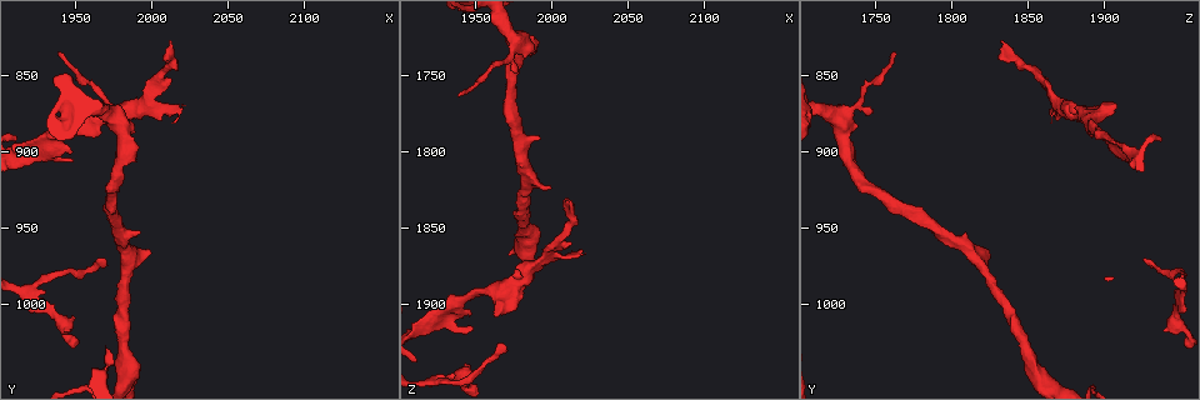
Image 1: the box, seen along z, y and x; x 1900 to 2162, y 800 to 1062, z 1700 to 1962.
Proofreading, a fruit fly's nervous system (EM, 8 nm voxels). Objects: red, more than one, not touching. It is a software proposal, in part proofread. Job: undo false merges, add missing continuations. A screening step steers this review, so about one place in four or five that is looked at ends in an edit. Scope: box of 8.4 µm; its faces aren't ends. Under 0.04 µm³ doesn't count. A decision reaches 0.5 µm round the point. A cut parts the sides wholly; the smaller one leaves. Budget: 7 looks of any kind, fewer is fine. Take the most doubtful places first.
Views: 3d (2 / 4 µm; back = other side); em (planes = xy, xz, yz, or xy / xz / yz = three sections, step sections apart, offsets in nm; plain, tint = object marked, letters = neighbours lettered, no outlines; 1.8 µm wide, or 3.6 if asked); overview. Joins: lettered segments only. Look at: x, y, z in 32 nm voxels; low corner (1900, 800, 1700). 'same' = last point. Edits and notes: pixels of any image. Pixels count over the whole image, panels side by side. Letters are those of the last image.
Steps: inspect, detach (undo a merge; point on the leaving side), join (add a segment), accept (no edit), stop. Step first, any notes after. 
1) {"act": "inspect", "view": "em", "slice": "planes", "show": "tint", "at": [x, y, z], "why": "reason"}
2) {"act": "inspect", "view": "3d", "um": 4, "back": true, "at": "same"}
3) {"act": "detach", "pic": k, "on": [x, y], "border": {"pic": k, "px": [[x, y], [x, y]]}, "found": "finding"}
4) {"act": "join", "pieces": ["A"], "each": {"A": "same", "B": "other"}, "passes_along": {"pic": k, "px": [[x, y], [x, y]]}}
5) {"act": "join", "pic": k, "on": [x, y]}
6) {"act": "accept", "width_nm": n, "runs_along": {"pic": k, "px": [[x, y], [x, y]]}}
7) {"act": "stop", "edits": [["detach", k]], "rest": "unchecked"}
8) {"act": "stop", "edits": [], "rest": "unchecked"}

{"act": "inspect", "view": "em", "slice": "planes", "show": "letters", "at": [1962, 868, 1906], "why": "branch stops here"}

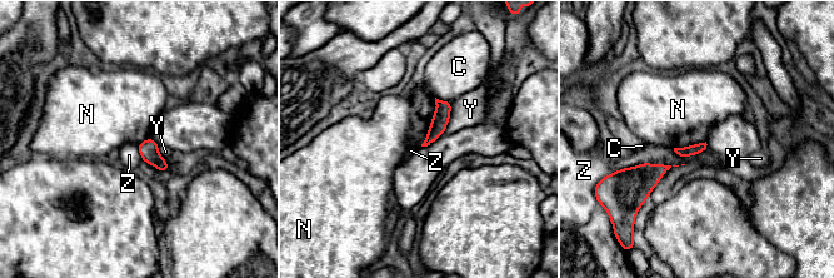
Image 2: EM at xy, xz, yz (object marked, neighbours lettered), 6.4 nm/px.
{"act": "accept", "each": {"C": "other", "N": "other", "Y": "other", "Z": "other"}, "border": {"pic": 2, "px": [[435, 98], [435, 112], [420, 145]]}, "found": "none of them fits"}

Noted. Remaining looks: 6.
{"act": "inspect", "view": "em", "slice": "xy", "step": 4, "show": "letters", "at": [2012, 826, 1834], "why": "thin end"}

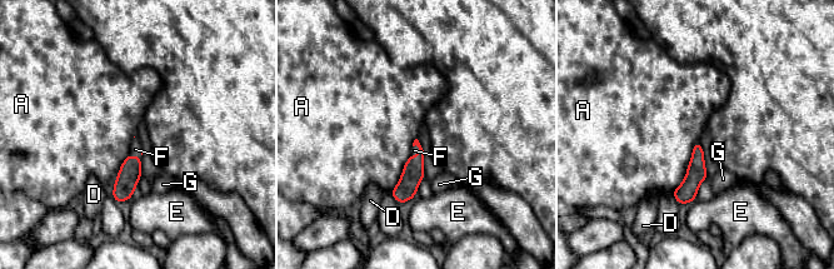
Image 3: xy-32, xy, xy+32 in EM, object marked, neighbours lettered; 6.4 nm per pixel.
{"act": "inspect", "view": "em", "slice": "planes", "show": "letters", "at": "same", "why": "another direction"}

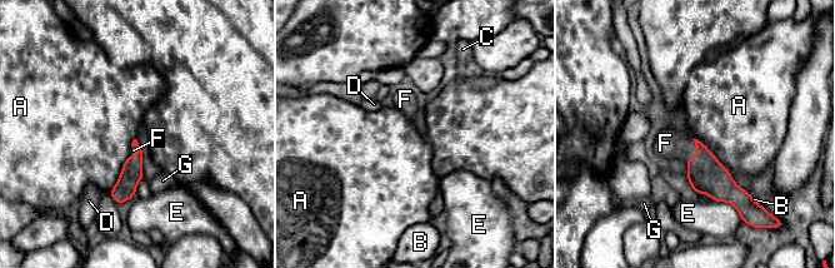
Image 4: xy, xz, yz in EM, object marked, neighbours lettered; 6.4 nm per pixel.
{"act": "join", "pieces": ["F"], "longest_contact_nm": ["A", 280], "each": {"A": "other", "B": "other", "C": "other", "D": "other", "E": "other", "F": "same", "G": "other"}, "passes_along": {"pic": 4, "px": [[705, 173], [698, 152], [665, 143]]}, "found": "it goes on there"}

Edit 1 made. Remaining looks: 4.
{"act": "inspect", "view": "em", "slice": "planes", "show": "tint", "at": [2014, 880, 1866], "why": "thin end"}

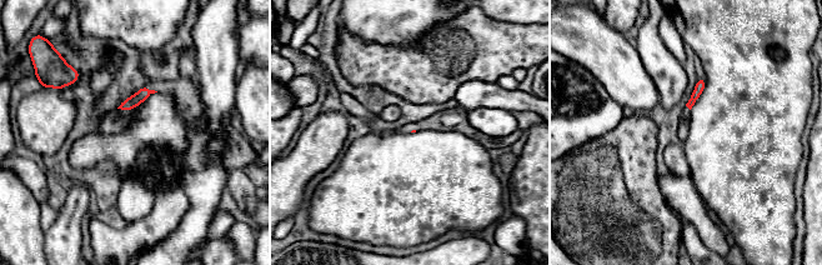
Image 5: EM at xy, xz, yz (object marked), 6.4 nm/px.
{"act": "inspect", "view": "em", "slice": "planes", "show": "letters", "at": "same", "why": "see the neighbours"}

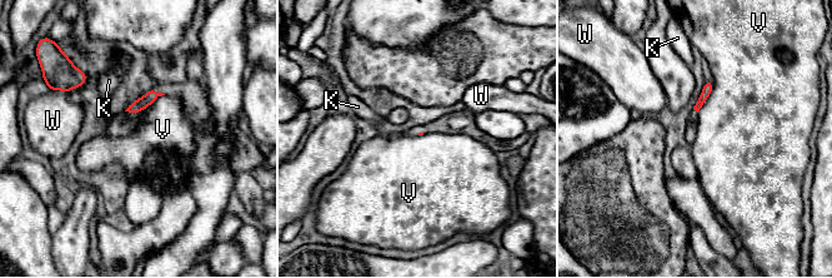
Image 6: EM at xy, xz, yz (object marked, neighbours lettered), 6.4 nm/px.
{"act": "accept", "each": {"K": "other", "V": "other", "W": "other"}, "border": {"pic": 6, "px": [[712, 80], [712, 92], [697, 112]]}, "found": "no lettered segment goes on from it"}

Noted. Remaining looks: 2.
{"act": "stop", "edits": [["join", 4]], "rest": "unchecked"}

